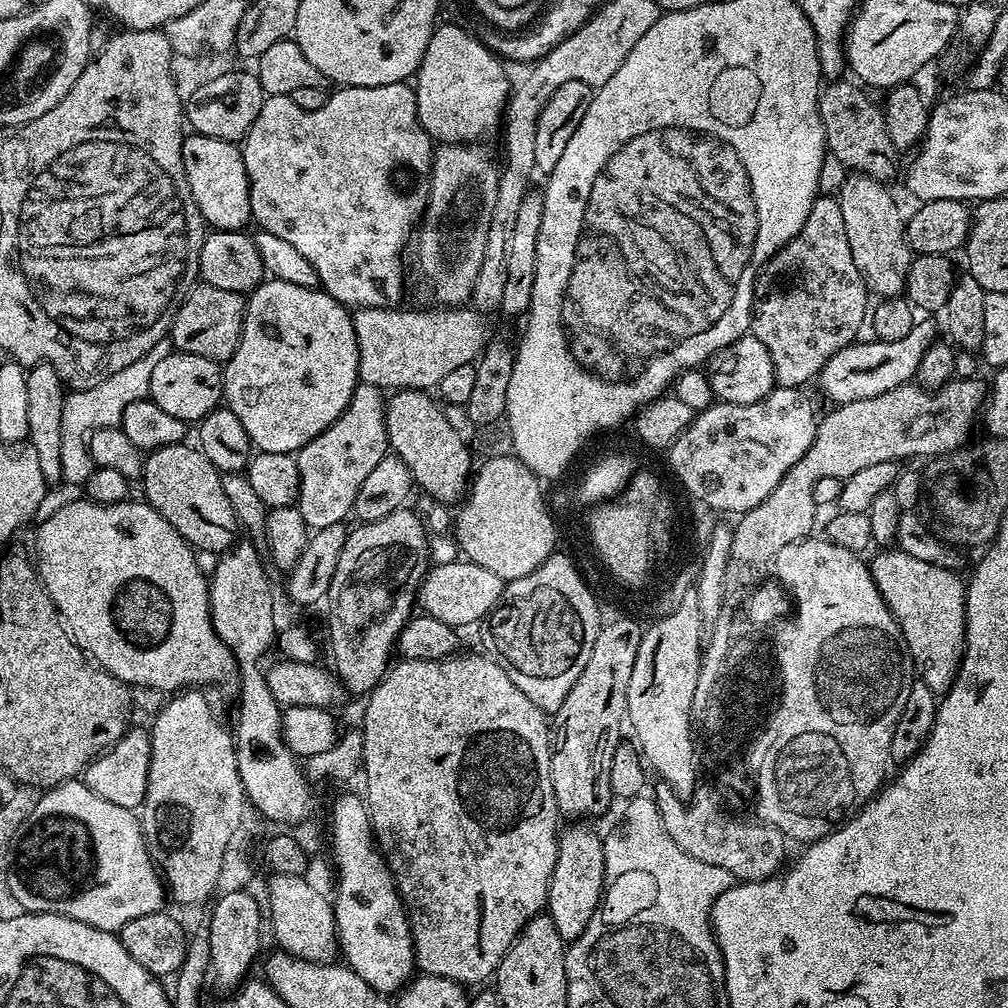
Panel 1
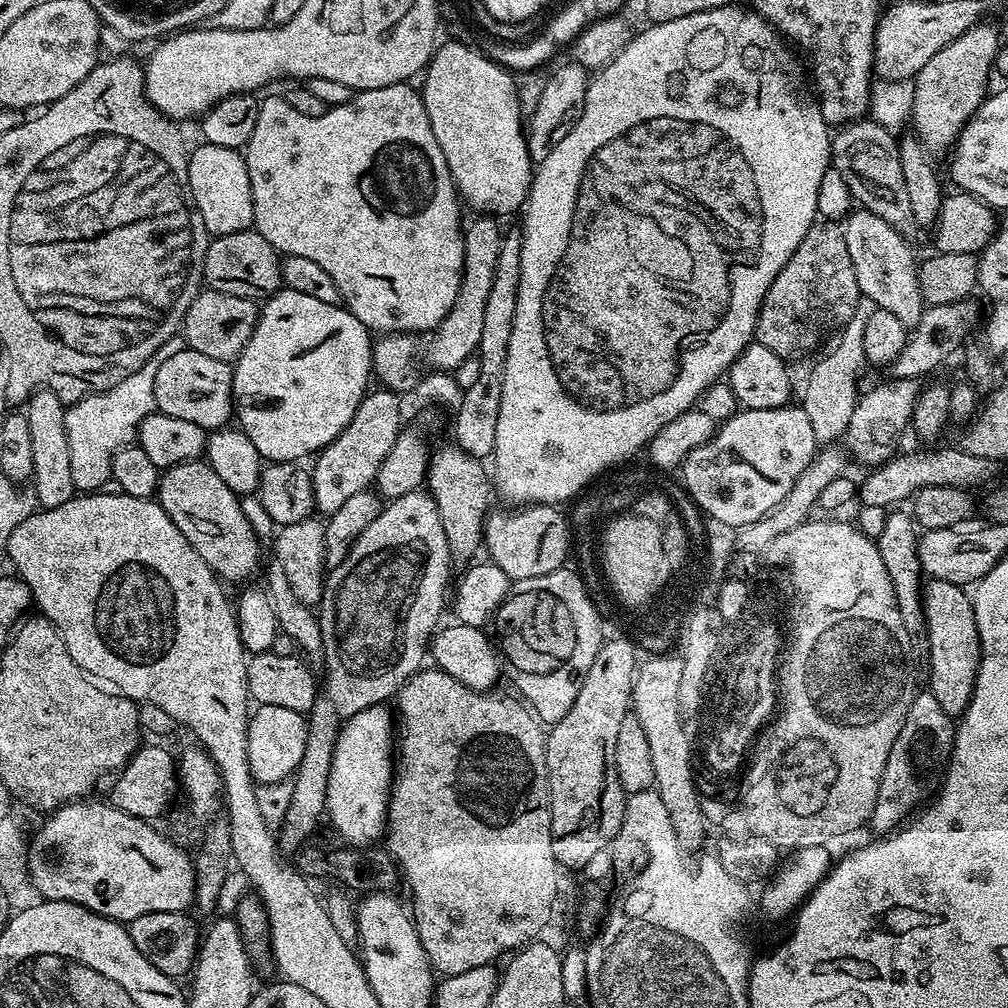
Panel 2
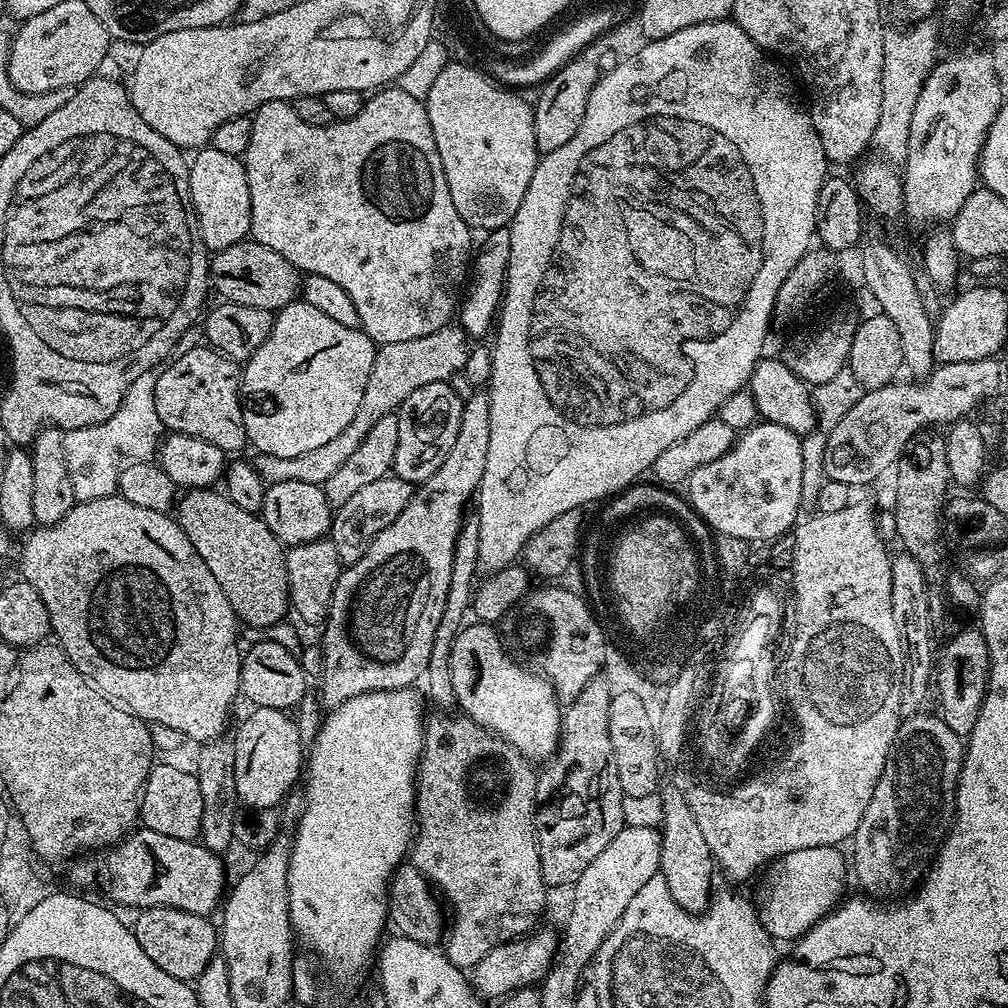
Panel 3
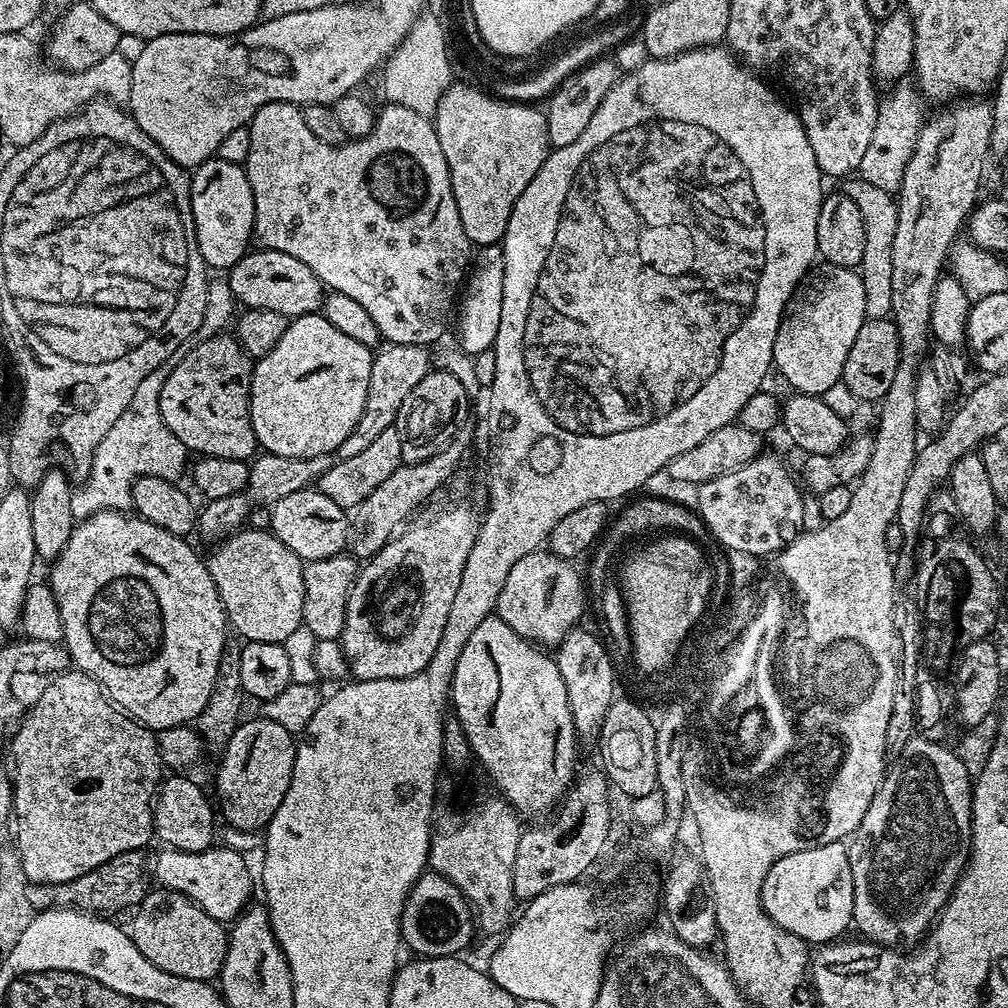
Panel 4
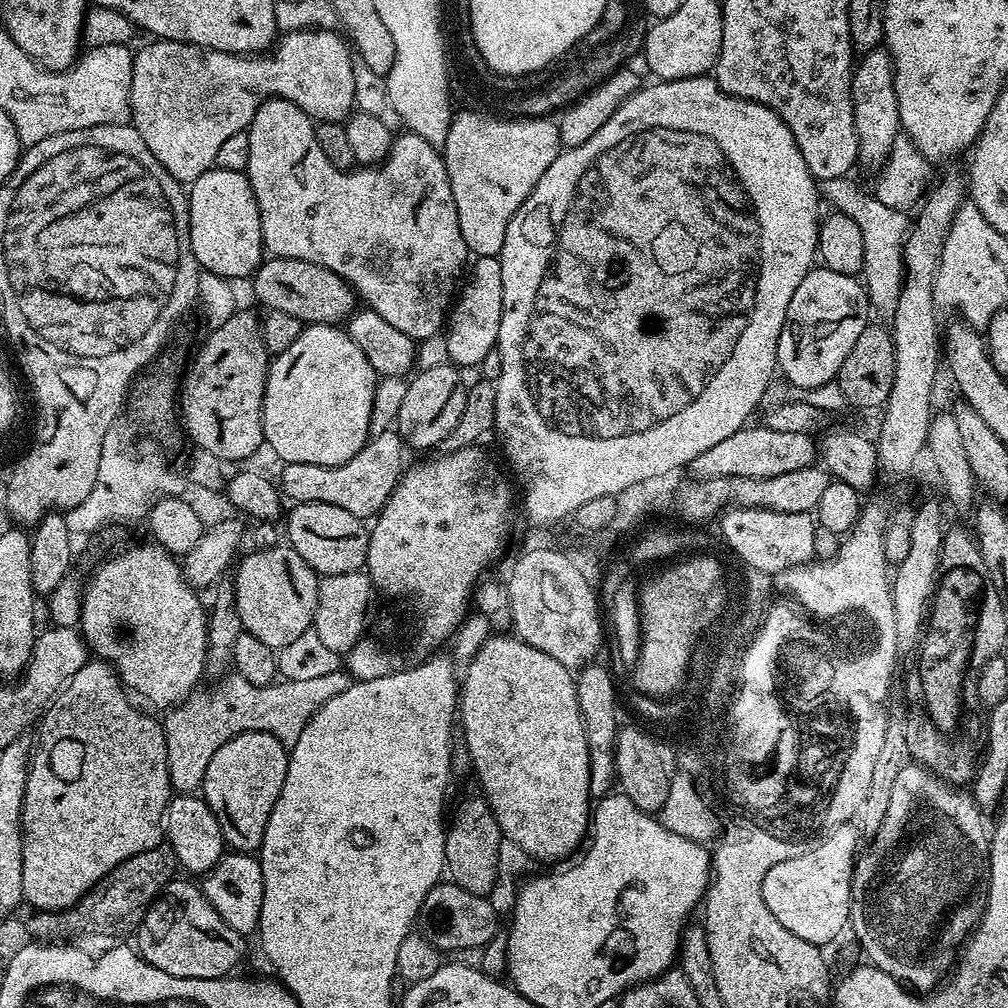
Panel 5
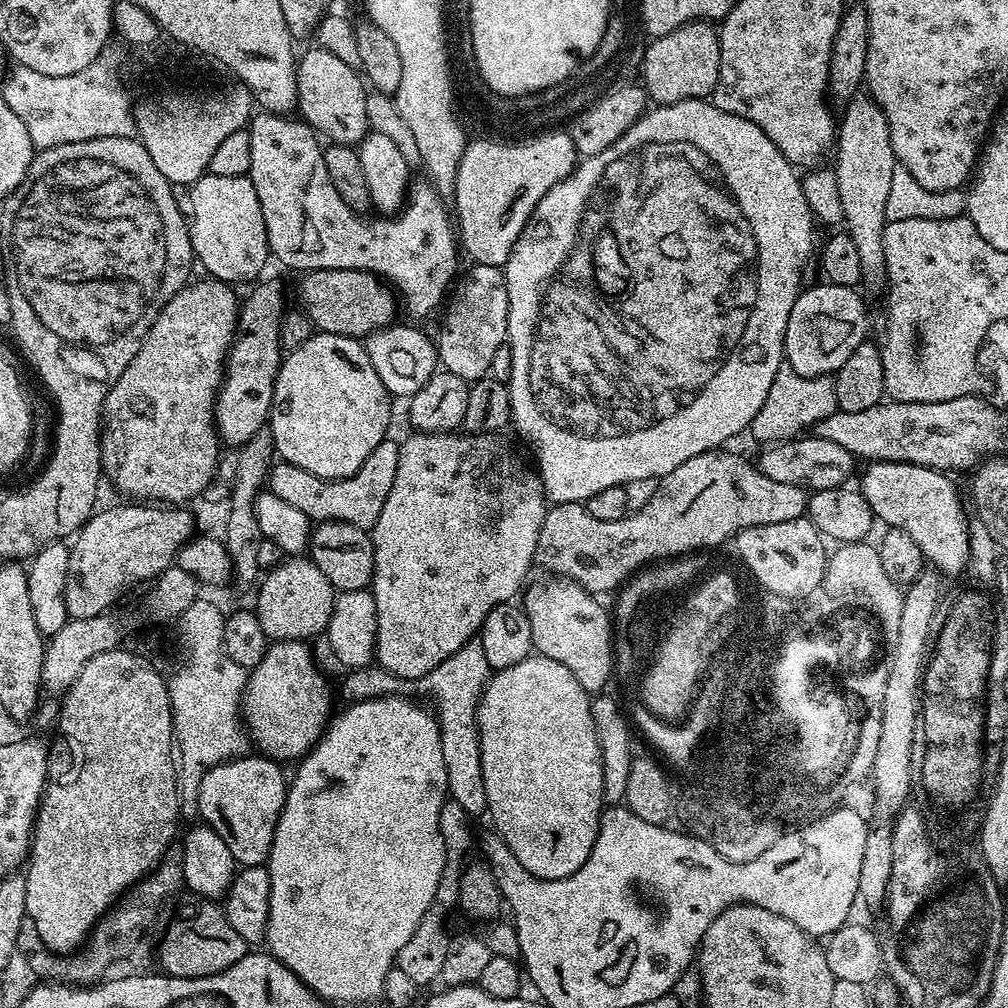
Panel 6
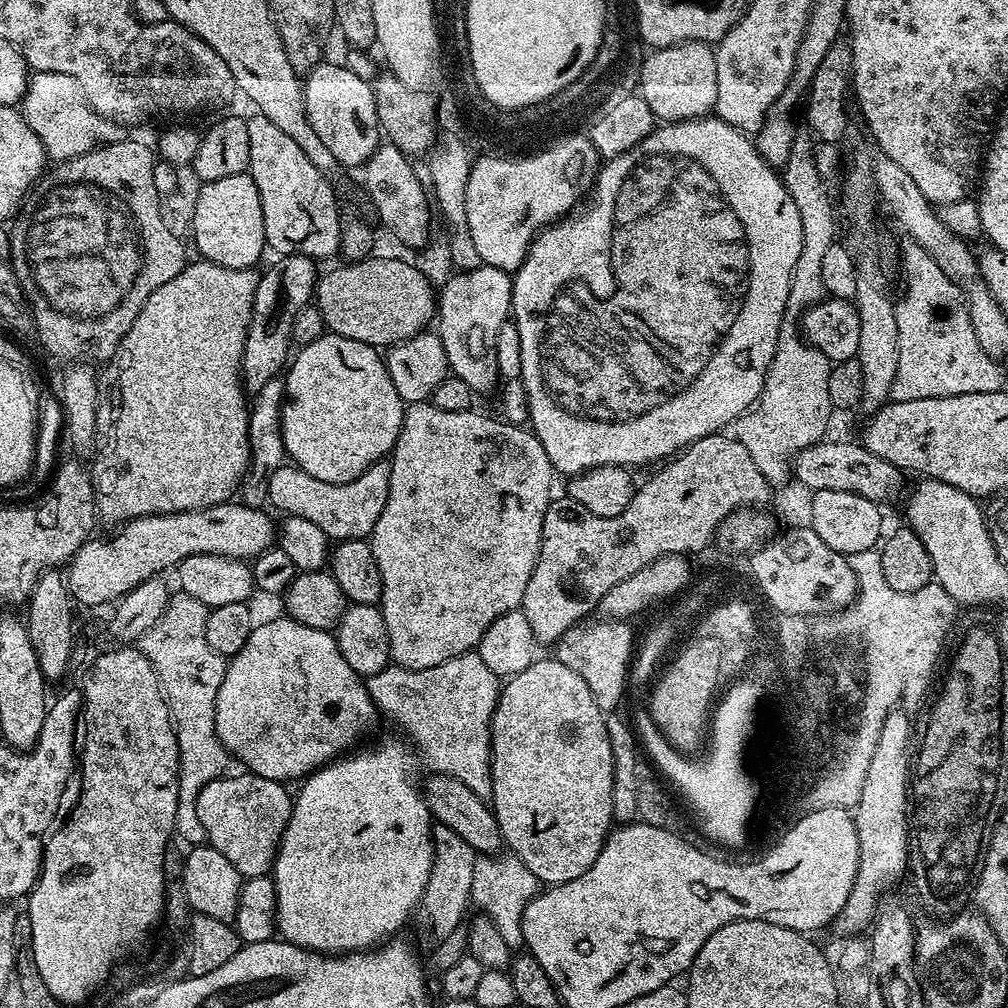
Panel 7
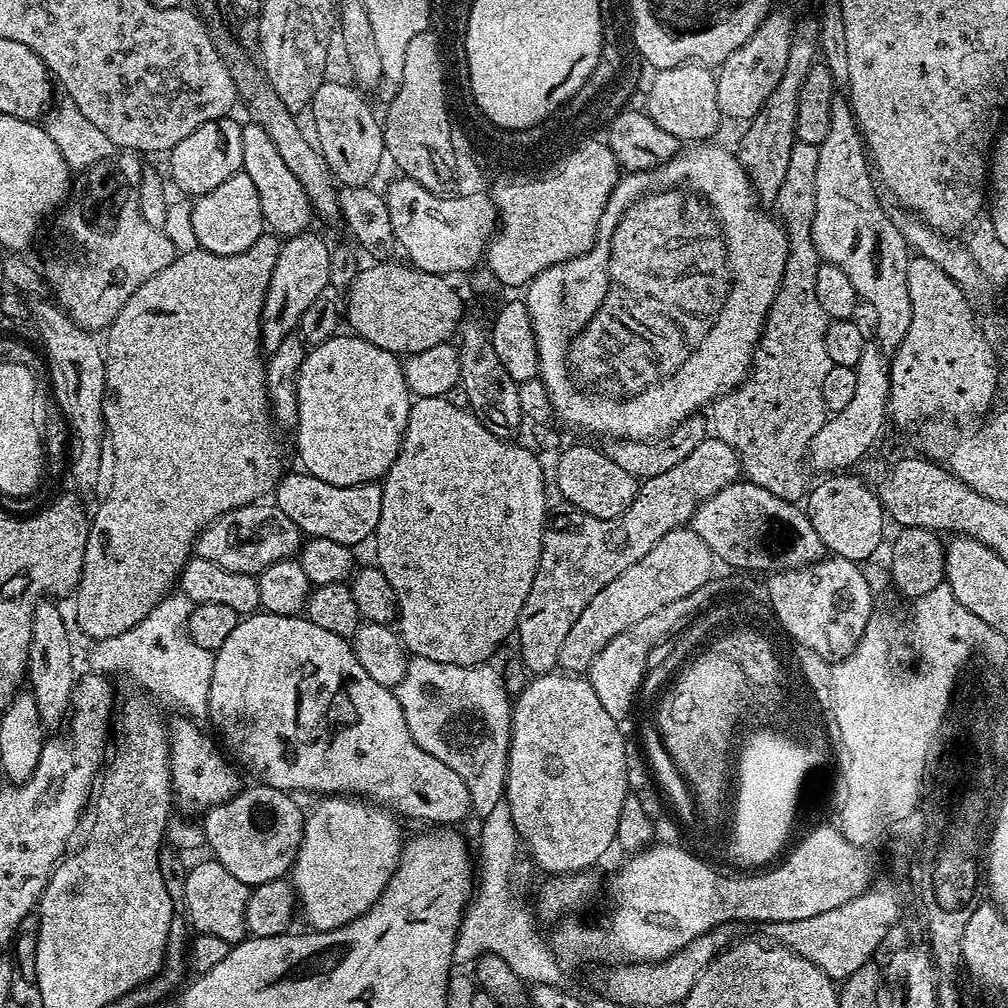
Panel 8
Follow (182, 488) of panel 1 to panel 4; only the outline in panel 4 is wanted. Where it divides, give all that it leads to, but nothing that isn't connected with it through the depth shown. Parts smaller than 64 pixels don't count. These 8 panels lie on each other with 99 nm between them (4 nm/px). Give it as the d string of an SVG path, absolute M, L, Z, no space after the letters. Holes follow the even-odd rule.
M245 526L225 536L206 563L231 631L248 642L284 644L304 622L304 565L270 530Z

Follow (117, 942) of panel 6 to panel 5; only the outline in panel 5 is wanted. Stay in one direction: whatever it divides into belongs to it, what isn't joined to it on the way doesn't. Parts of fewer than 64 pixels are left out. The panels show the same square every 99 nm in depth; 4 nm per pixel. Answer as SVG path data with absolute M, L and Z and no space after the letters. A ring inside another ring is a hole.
M167 842L143 851L134 858L128 858L90 889L74 907L61 911L63 916L72 916L72 912L80 912L80 916L84 916L84 924L76 924L76 928L72 928L72 936L69 932L64 934L71 939L81 934L99 933L102 936L120 936L127 931L128 934L135 933L144 917L145 910L153 903L165 885L175 877L177 870L176 855Z

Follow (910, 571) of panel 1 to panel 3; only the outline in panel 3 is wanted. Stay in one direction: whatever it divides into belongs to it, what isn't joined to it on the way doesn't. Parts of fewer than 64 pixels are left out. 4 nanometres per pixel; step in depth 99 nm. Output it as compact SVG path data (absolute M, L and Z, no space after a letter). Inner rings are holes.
M979 627L964 628L944 649L939 649L938 659L934 664L934 696L940 699L940 709L938 715L941 720L954 730L962 738L966 738L974 730L974 722L978 722L978 710L982 710L984 695L988 692L988 667L990 658L988 657L988 647L986 638L981 634Z

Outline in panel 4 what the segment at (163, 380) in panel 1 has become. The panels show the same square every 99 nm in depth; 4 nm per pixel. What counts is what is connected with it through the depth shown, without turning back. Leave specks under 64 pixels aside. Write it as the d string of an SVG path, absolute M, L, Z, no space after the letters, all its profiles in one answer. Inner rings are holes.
M232 334L211 336L171 365L172 373L165 375L160 395L162 422L170 426L174 438L185 444L189 453L245 462L257 455L256 435L250 422L253 367L253 357L242 351Z

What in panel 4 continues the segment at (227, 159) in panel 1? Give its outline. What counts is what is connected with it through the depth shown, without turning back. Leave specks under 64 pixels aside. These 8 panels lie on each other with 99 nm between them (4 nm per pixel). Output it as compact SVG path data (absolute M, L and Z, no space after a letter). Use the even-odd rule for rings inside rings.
M213 158L195 169L190 179L198 250L209 269L230 269L249 252L248 243L254 240L254 190L250 190L247 171L234 162Z

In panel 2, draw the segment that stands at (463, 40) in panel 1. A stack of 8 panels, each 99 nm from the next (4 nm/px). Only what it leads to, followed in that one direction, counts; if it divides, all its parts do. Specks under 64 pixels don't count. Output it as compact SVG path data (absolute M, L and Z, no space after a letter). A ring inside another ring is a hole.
M442 44L433 51L423 73L422 95L434 138L438 138L442 154L446 154L459 199L467 207L469 204L473 213L487 214L493 218L505 218L511 212L519 213L532 188L534 161L528 152L525 121L520 121L522 109L517 81L512 81L514 76L509 69L494 63L483 51L476 49L475 52L468 44Z

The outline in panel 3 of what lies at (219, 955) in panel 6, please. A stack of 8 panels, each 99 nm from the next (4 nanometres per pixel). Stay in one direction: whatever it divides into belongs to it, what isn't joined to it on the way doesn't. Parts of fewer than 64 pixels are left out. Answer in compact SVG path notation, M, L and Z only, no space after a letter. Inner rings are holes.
M146 908L137 916L140 917L134 923L134 931L138 946L142 946L146 958L150 958L158 970L166 970L166 974L174 978L195 982L217 955L218 928L209 917L177 908Z

